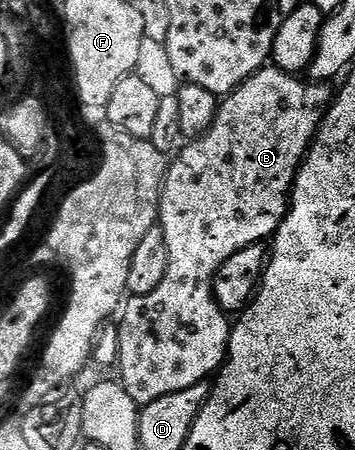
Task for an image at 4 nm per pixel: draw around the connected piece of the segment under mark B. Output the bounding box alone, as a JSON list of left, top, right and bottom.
[116,66,336,406]

